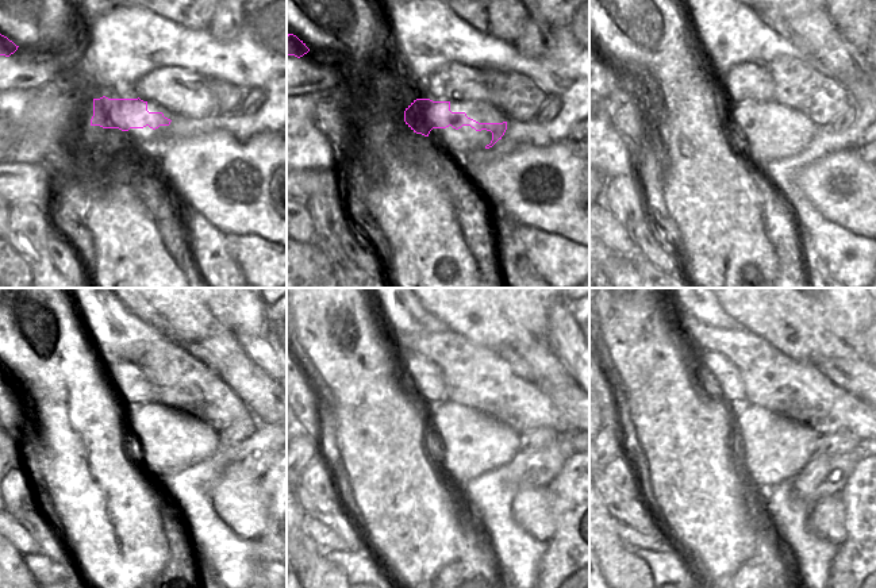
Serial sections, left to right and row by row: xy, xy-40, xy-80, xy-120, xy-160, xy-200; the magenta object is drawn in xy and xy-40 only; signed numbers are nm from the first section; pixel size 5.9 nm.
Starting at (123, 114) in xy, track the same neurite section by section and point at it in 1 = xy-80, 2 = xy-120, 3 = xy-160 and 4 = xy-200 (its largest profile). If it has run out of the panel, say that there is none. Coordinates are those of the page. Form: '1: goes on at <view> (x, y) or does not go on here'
1: goes on at xy-80 (740, 115)
2: goes on at xy-120 (203, 441)
3: goes on at xy-160 (504, 441)
4: goes on at xy-200 (806, 441)

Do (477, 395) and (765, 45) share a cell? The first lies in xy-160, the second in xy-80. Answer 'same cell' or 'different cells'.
different cells

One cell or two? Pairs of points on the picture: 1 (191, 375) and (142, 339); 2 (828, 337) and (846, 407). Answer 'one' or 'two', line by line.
1: two
2: two

